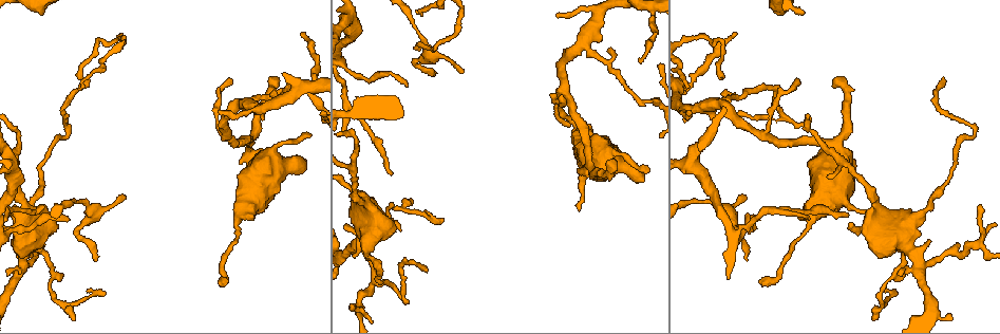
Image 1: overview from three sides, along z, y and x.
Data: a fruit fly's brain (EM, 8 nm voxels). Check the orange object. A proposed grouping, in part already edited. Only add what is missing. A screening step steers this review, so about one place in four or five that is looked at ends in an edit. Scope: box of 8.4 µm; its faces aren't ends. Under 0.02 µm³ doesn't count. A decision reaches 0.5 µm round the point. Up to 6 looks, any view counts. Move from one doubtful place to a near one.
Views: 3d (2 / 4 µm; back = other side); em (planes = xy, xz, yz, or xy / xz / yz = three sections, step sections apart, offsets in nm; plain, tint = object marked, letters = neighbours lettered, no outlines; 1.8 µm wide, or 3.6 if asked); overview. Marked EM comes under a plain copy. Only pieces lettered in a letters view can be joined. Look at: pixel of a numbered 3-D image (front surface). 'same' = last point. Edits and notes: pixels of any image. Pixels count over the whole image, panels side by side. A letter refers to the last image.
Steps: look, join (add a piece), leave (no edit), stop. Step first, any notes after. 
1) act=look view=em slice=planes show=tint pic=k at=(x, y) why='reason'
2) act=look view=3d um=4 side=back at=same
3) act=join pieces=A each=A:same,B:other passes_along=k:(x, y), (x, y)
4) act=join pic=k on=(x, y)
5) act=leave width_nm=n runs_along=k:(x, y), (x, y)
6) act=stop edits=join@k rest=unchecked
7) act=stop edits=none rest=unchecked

act=look view=3d um=2 pic=1 at=(354, 304) why='an open end'

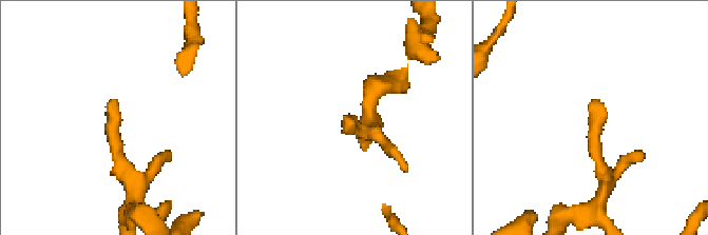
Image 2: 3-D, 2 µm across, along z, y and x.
act=look view=em slice=xy step=4 show=letters pic=2 at=(353, 119)

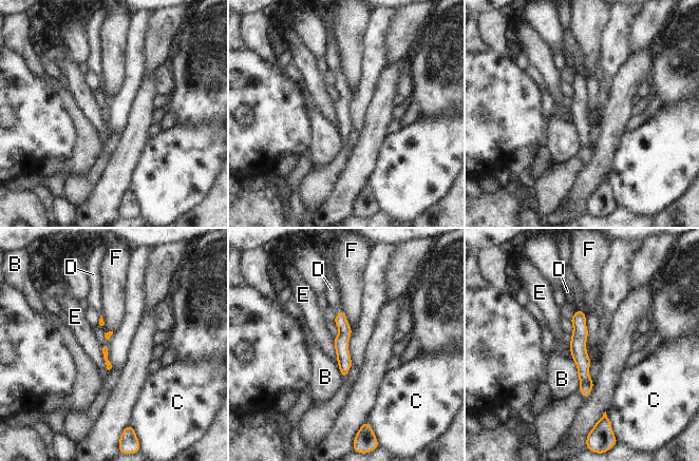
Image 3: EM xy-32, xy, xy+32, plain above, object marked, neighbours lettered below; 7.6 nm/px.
act=look view=em slice=planes show=letters at=same why='cut it another way'

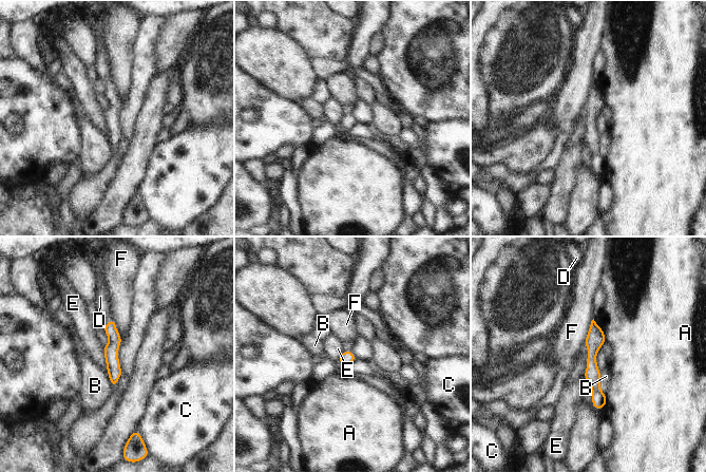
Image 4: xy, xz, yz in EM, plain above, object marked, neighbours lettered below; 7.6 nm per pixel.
act=join pieces=D width_nm=100 each=A:other,B:other,C:other,D:same,E:other,F:other passes_along=4:(111, 349), (109, 321), (100, 297) found='the neuron continues'

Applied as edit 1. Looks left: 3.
act=look view=overview why='redraw'

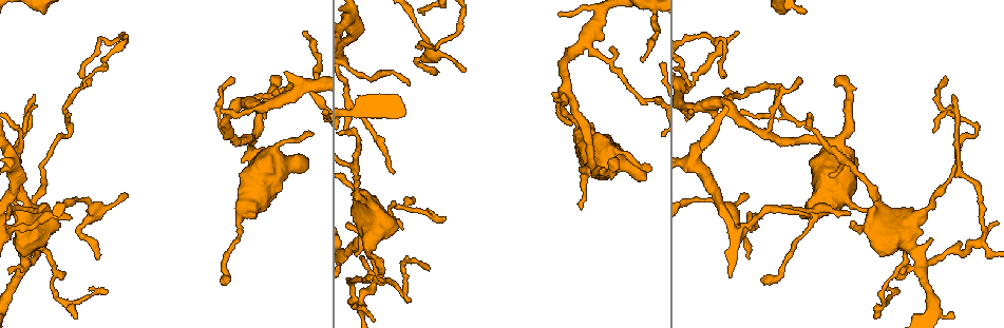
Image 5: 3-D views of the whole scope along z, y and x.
act=look view=em slice=planes show=letters pic=5 at=(352, 188) why='sudden change in width'

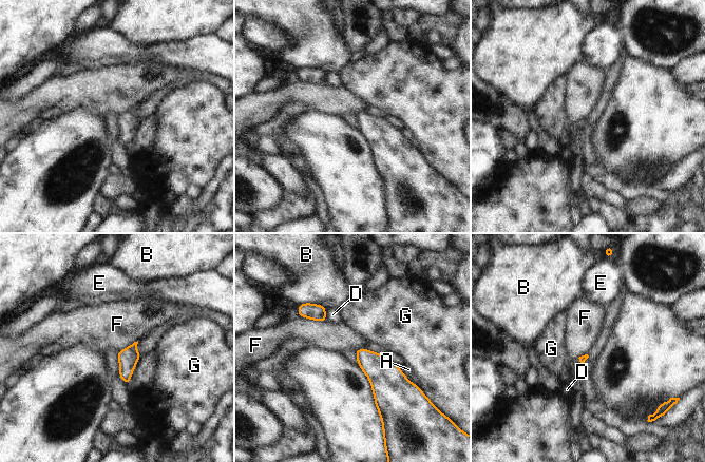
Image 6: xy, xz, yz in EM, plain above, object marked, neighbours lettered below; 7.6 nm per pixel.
act=leave each=A:other,B:other,D:other,E:other,F:other,G:other border=6:(299, 316), (326, 322) found='no lettered piece goes on from it'

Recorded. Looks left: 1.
act=look view=em slice=planes show=letters pic=5 at=(748, 255) why='thin end'

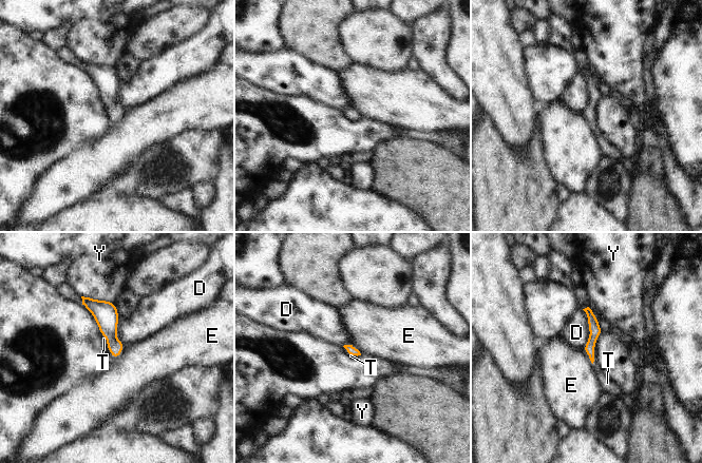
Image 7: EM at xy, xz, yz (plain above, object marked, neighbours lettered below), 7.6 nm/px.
act=join pieces=T longest_contact=D:300nm each=D:other,E:other,T:same,Y:other passes_along=7:(594, 328), (593, 355), (607, 383) found='it goes on there'

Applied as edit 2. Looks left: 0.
act=stop edits=join@4,join@7 rest=unchecked

